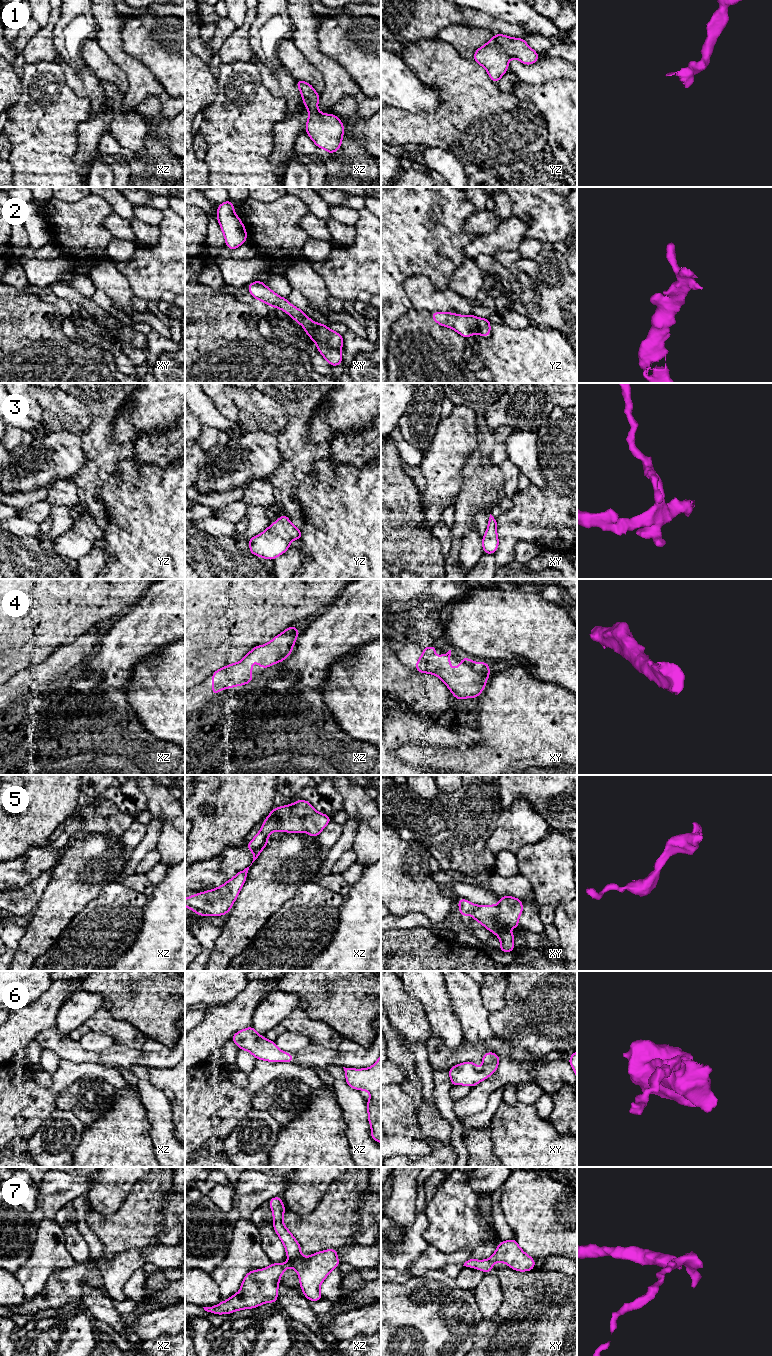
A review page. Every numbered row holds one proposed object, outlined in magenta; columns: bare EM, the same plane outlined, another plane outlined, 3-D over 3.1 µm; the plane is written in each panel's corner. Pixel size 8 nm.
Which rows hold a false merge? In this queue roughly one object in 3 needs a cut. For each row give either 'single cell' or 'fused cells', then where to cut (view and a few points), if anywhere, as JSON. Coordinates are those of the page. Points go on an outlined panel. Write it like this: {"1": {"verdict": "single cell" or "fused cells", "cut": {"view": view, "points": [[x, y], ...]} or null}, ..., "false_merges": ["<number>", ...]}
{"1": {"verdict": "single cell", "cut": null}, "2": {"verdict": "single cell", "cut": null}, "3": {"verdict": "single cell", "cut": null}, "4": {"verdict": "single cell", "cut": null}, "5": {"verdict": "single cell", "cut": null}, "6": {"verdict": "single cell", "cut": null}, "7": {"verdict": "fused cells", "cut": {"view": "xz", "points": [[289, 1259], [294, 1267]]}}, "false_merges": ["7"]}

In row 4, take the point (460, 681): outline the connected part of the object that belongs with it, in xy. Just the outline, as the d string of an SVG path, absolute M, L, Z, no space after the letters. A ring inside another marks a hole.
M438 646L424 647L422 656L416 662L416 671L438 676L449 688L455 699L477 698L490 675L489 663L476 663L462 656L455 669L450 667L451 650L434 657Z

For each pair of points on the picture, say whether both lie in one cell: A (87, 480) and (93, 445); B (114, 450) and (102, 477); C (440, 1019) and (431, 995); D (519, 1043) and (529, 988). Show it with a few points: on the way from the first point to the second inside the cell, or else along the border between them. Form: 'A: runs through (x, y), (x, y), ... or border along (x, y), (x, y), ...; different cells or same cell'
A: runs through (94, 471), (94, 454); same cell
B: runs through (107, 457), (102, 462), (102, 470); same cell
C: runs through (439, 1013), (436, 1001); same cell
D: runs through (529, 1029), (529, 1002); same cell

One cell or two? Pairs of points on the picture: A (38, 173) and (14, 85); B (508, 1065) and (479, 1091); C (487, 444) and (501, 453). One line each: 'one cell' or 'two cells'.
A: two cells
B: one cell
C: two cells

